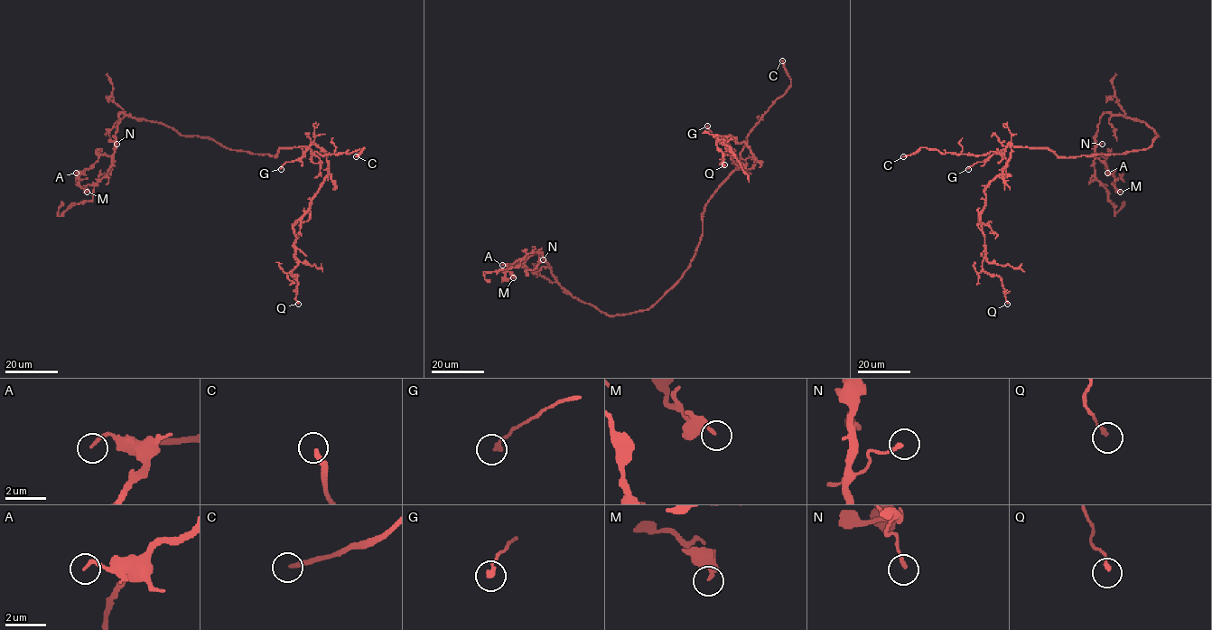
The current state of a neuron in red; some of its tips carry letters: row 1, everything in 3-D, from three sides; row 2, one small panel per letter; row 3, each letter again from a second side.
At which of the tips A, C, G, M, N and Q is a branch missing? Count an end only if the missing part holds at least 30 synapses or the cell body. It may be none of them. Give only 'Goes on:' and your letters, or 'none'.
Goes on: C

